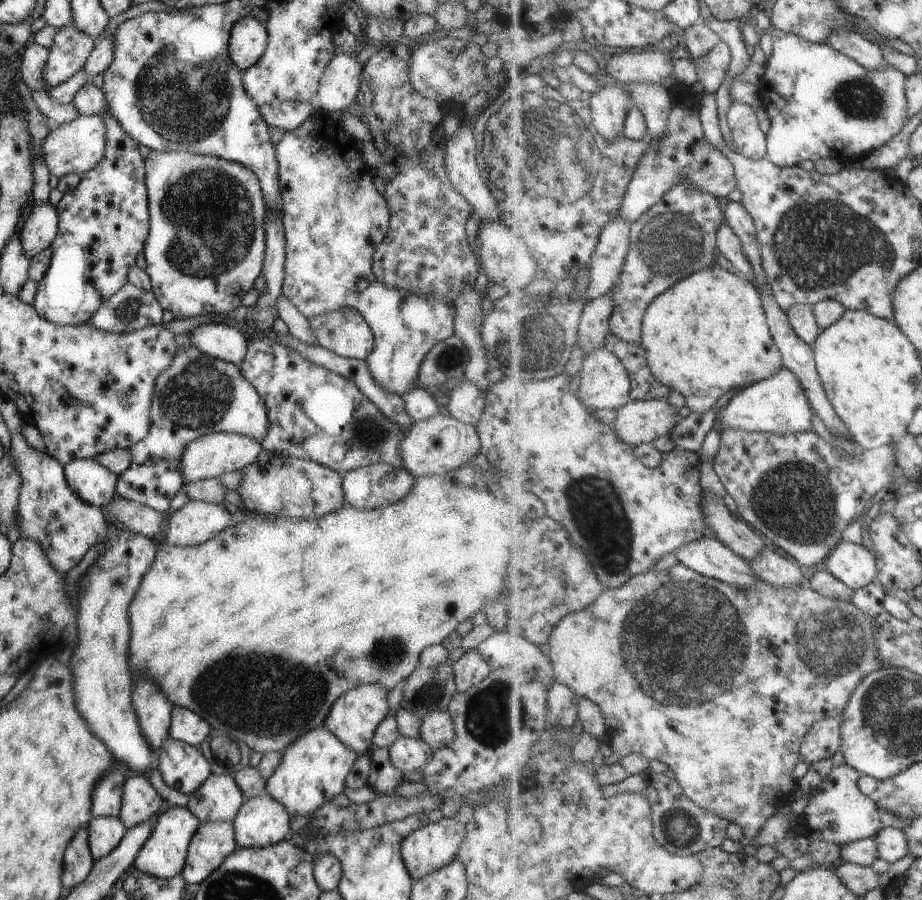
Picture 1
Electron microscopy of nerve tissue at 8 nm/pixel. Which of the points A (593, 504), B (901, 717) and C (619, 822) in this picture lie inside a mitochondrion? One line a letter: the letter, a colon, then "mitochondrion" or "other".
A: mitochondrion
B: mitochondrion
C: other

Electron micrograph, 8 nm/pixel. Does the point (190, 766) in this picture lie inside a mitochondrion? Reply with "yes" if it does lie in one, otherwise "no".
no

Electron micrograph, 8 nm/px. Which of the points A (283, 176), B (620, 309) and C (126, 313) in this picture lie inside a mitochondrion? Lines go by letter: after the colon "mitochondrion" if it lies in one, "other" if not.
A: other
B: other
C: mitochondrion

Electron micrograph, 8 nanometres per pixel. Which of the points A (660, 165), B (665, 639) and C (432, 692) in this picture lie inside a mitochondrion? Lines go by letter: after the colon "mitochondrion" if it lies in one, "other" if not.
A: other
B: mitochondrion
C: mitochondrion

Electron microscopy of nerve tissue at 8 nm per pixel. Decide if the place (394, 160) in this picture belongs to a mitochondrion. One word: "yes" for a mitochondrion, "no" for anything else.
no

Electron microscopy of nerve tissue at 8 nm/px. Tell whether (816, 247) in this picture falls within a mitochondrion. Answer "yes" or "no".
yes

